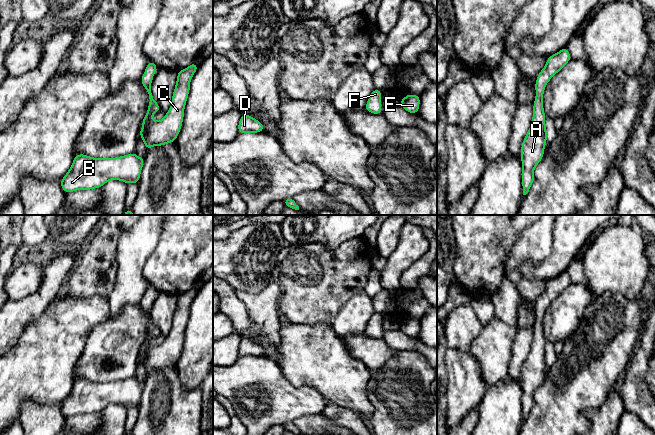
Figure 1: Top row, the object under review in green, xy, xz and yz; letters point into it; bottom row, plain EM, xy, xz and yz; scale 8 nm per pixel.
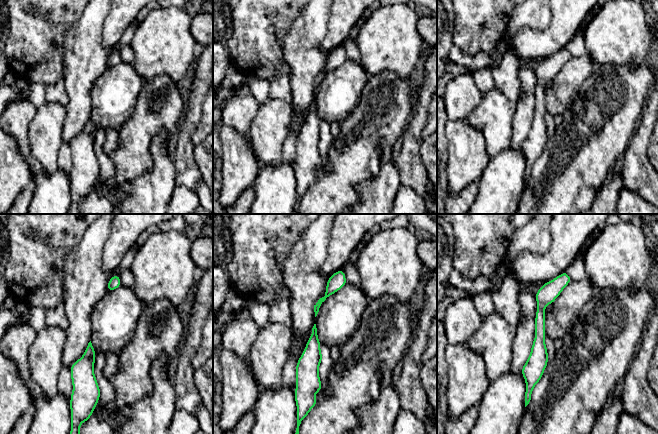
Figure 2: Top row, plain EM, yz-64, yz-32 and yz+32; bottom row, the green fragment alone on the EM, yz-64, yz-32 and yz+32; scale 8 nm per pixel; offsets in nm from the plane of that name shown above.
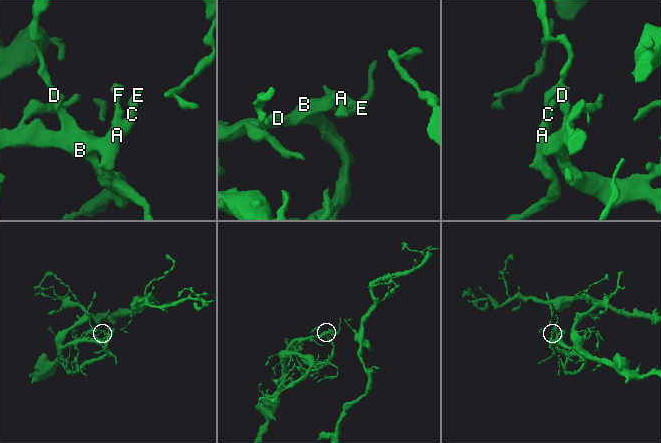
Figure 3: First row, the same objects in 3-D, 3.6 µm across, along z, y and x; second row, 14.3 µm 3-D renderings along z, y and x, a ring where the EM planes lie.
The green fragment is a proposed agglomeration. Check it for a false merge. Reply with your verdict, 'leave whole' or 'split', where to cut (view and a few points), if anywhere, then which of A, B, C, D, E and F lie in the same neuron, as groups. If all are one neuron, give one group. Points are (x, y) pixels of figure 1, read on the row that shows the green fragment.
leave whole; no cut; A B C D E F

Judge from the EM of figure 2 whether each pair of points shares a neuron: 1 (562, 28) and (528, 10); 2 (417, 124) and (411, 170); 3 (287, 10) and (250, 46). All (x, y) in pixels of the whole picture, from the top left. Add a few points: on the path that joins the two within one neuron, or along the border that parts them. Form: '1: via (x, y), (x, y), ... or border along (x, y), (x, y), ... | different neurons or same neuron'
1: border along (551, 10), (551, 21), (544, 29), (527, 27) | different neurons
2: via (412, 135), (411, 159) | same neuron
3: via (278, 18), (259, 37) | same neuron

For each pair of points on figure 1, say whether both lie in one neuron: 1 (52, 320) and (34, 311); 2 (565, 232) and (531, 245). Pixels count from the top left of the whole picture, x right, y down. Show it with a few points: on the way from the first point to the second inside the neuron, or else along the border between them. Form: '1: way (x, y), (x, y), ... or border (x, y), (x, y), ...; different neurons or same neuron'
1: border (48, 305), (24, 329); different neurons
2: border (554, 225), (551, 251), (545, 258); different neurons

